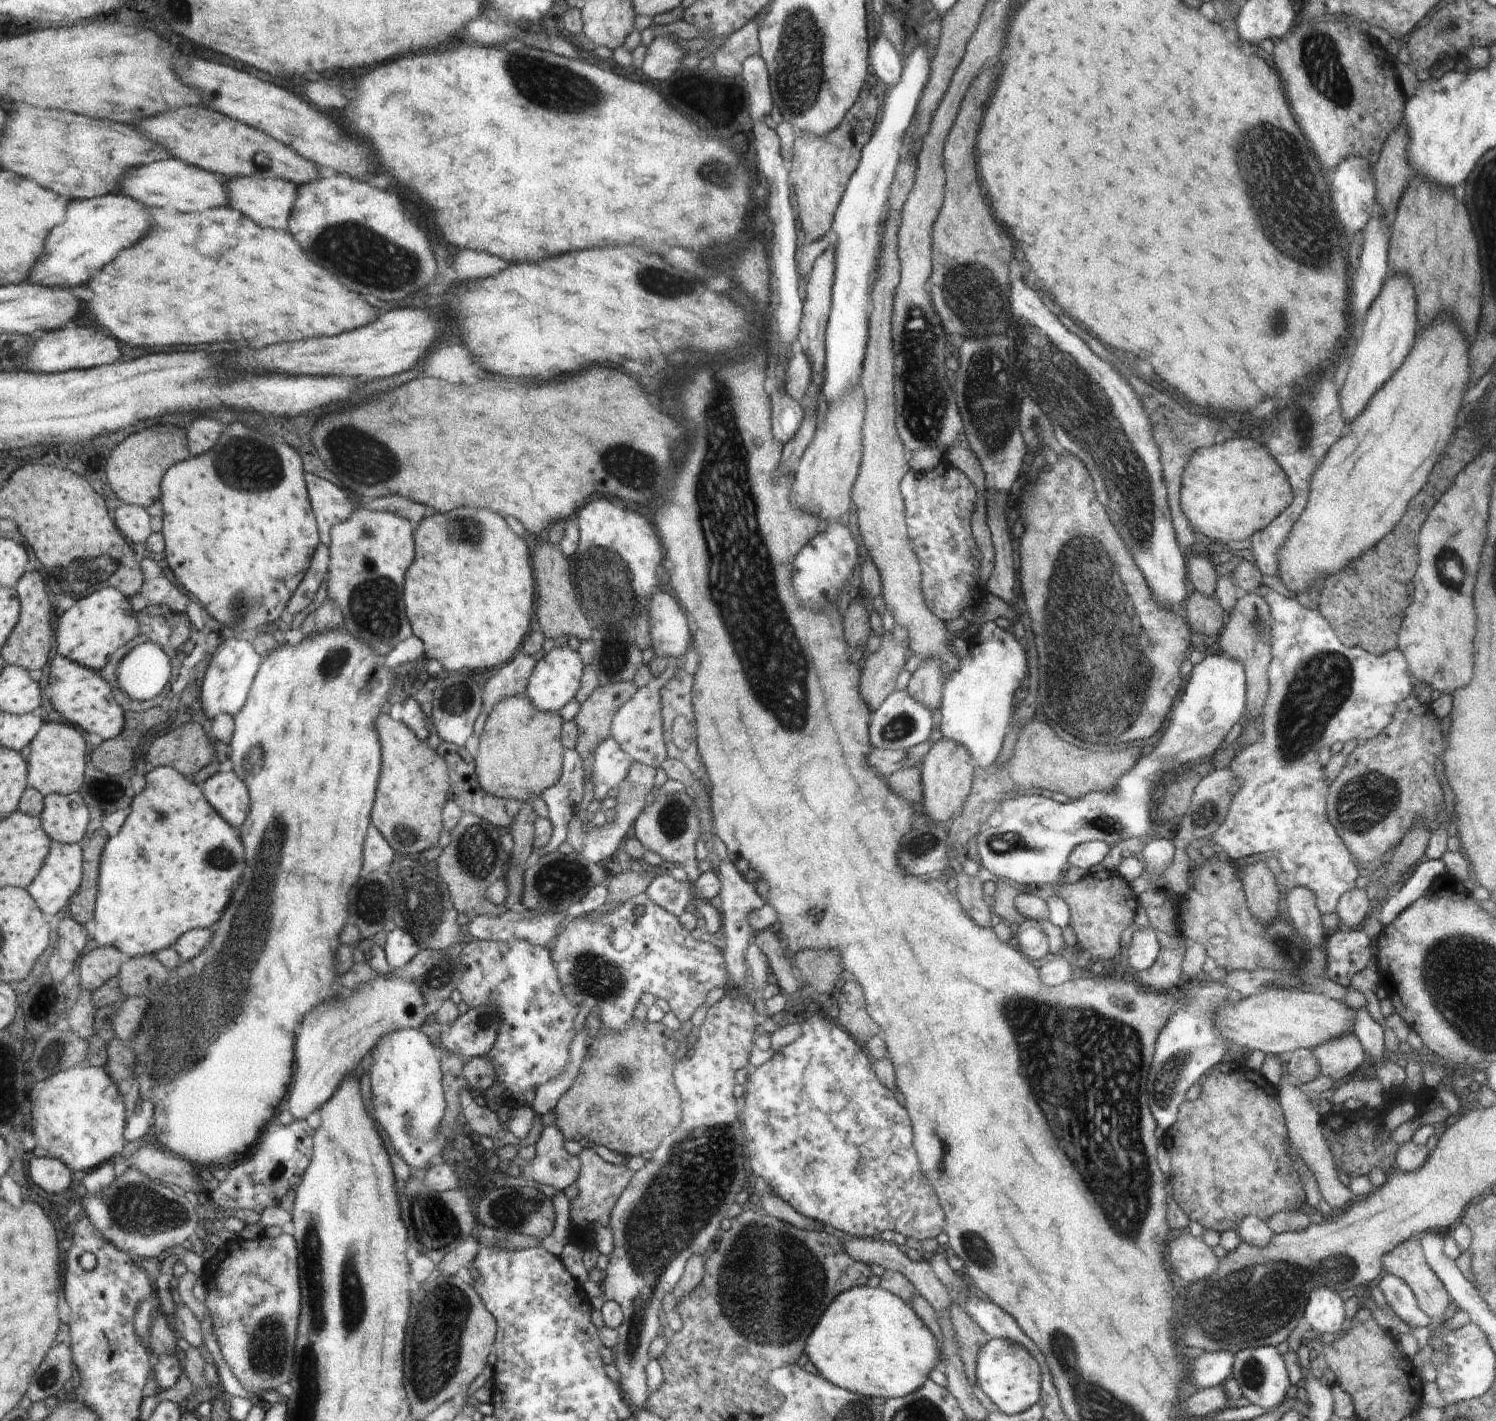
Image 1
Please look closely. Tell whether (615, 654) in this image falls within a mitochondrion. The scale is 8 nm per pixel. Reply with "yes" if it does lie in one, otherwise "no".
yes

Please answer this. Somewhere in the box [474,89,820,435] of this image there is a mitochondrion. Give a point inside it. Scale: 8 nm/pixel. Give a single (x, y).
(652, 281)

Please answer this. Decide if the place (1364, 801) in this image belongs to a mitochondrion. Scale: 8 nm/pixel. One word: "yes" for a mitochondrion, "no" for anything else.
yes

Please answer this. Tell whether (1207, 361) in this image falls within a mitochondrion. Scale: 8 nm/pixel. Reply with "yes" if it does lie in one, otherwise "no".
no

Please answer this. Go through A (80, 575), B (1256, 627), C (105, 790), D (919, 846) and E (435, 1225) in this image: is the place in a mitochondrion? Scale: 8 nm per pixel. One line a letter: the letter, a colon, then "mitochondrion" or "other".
A: mitochondrion
B: mitochondrion
C: mitochondrion
D: mitochondrion
E: mitochondrion

